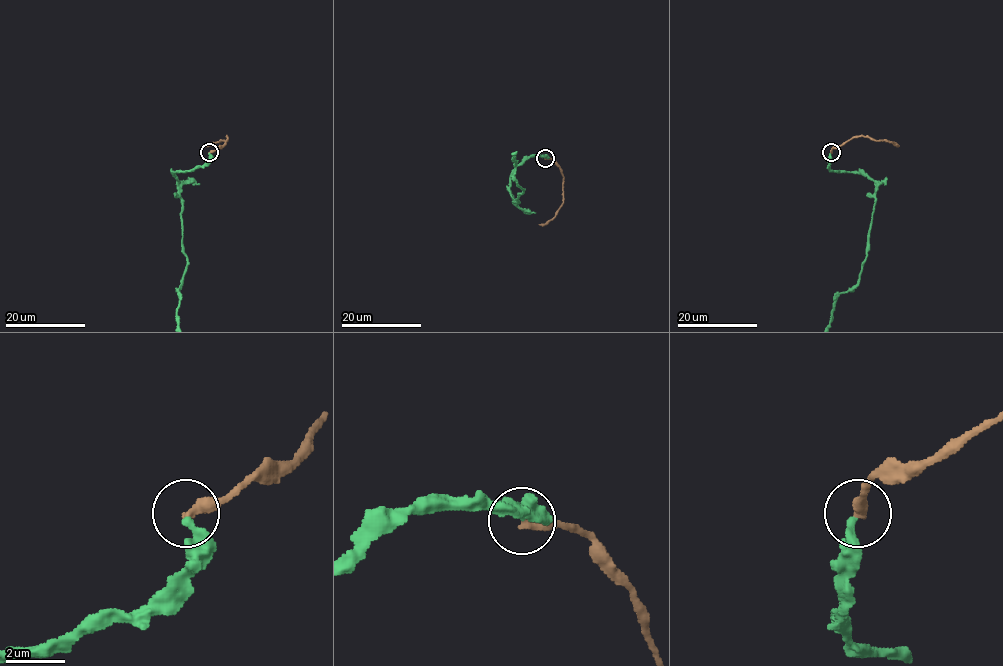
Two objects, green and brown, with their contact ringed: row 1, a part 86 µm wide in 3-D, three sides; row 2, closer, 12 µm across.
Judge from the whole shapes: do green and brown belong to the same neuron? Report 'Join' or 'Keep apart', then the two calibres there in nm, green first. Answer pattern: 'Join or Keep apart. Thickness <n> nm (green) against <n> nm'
Keep apart. Thickness 260 nm (green) against 340 nm

